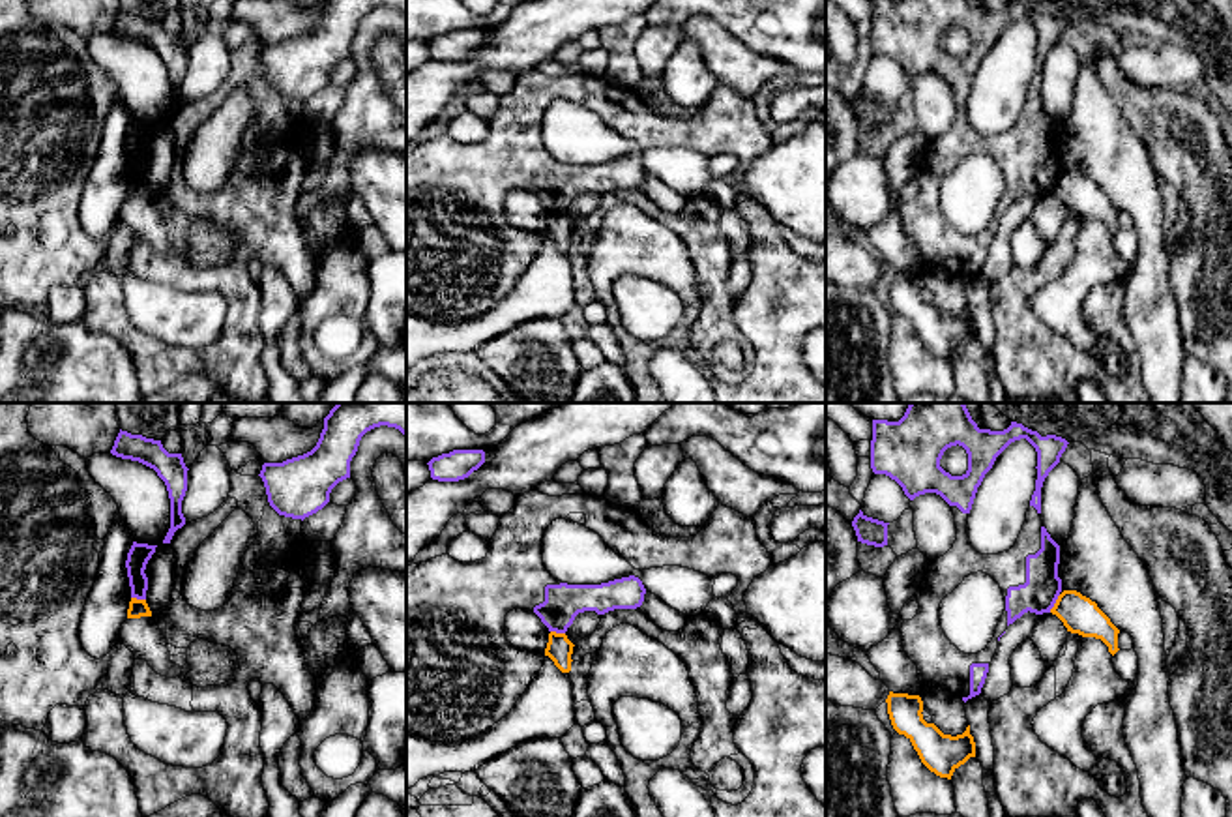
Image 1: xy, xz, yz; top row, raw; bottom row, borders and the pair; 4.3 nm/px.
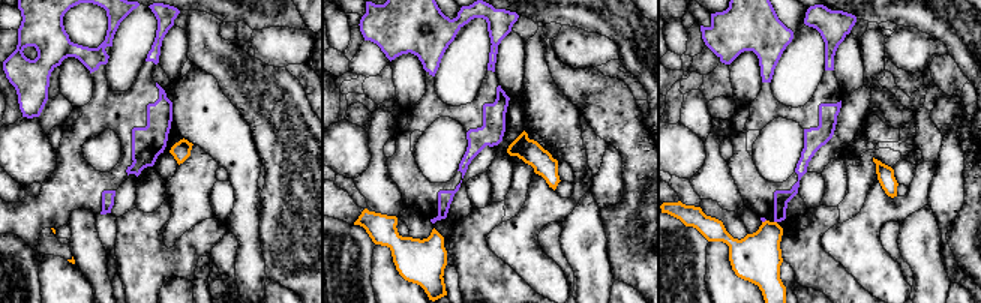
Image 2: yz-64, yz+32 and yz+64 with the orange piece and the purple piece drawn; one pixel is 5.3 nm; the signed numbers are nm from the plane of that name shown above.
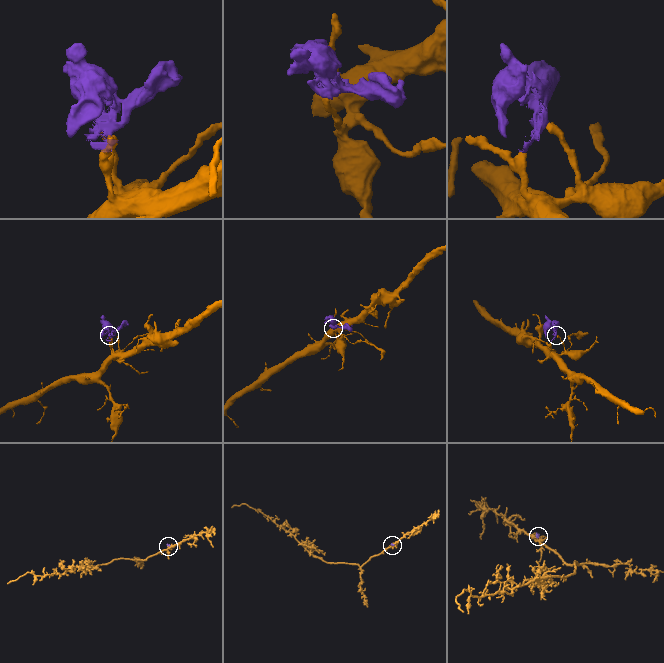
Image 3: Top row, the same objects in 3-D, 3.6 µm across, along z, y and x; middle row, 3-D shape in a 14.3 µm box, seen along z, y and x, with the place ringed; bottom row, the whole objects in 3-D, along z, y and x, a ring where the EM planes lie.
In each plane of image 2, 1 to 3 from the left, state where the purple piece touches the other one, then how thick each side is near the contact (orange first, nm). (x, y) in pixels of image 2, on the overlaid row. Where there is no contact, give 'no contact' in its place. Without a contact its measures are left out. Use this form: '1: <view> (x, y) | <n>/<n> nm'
1: no contact
2: no contact
3: yz+64 (765, 221) | 260/20 nm

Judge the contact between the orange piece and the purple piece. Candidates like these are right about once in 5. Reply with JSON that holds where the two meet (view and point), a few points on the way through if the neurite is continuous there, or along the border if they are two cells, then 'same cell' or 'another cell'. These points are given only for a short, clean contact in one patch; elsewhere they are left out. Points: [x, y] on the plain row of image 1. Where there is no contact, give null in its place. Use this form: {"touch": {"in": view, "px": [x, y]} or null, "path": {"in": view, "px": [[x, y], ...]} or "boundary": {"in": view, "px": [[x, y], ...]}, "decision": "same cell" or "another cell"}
{"touch": {"in": "yz", "px": [1055, 184]}, "decision": "another cell"}

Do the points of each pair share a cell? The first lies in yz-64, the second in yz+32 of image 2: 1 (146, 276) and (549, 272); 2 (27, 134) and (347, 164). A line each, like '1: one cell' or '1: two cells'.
1: two cells
2: one cell

